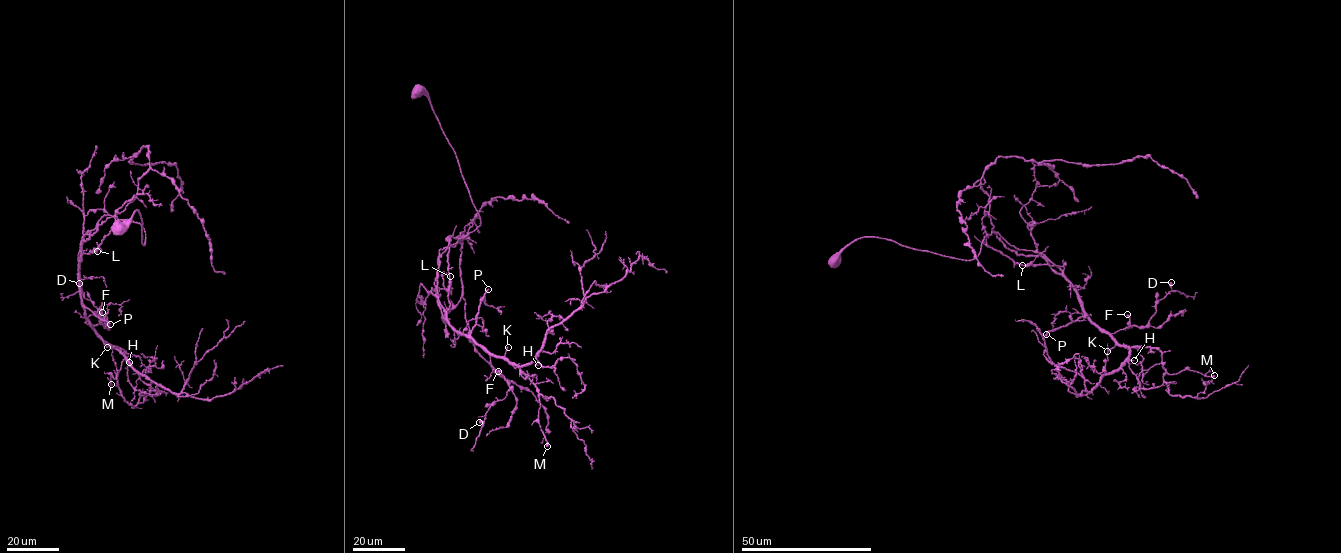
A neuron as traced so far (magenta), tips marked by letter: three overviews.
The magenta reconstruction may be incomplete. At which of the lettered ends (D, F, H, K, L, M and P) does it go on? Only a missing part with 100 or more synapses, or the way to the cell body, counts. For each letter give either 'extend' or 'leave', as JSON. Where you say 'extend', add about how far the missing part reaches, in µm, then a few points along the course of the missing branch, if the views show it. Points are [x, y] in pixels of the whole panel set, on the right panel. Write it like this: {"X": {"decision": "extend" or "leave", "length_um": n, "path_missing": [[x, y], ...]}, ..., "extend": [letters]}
{"D": {"decision": "leave"}, "F": {"decision": "leave"}, "H": {"decision": "leave"}, "K": {"decision": "leave"}, "L": {"decision": "leave"}, "M": {"decision": "leave"}, "P": {"decision": "extend", "length_um": 90, "path_missing": [[1046, 334], [1033, 327], [1024, 304], [1028, 275], [1035, 270], [1060, 273], [1065, 277], [1055, 300], [1071, 303]]}, "extend": ["P"]}

